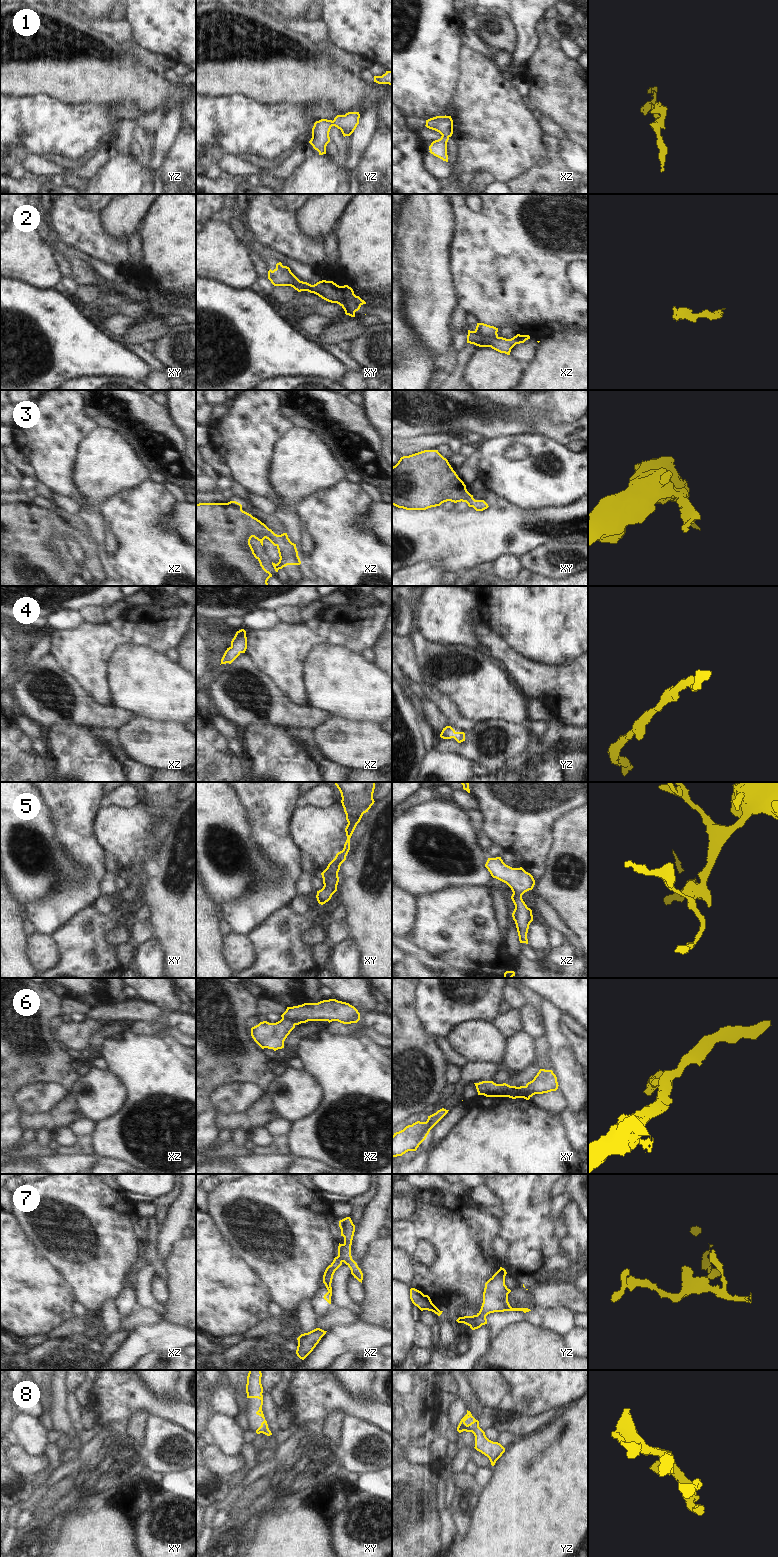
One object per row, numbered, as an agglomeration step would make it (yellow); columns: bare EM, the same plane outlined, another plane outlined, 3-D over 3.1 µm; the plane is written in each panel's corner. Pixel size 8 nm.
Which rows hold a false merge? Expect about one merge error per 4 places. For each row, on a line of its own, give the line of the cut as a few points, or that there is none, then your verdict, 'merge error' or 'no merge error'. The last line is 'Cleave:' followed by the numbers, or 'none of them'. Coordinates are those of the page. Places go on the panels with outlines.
1: no cut; no merge error
2: no cut; no merge error
3: no cut; no merge error
4: no cut; no merge error
5: no cut; no merge error
6: no cut; no merge error
7: no cut; no merge error
8: no cut; no merge error
Cleave: none of them

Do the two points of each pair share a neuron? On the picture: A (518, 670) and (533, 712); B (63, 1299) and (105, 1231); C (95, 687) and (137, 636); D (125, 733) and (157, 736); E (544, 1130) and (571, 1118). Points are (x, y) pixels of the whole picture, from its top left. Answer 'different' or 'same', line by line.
A: different
B: different
C: same
D: same
E: different

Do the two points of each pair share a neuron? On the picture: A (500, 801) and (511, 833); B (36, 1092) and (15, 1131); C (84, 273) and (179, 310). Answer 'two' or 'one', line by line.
A: one
B: one
C: one

